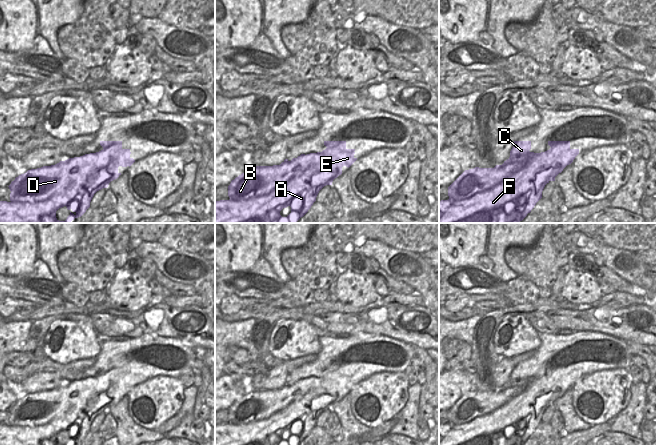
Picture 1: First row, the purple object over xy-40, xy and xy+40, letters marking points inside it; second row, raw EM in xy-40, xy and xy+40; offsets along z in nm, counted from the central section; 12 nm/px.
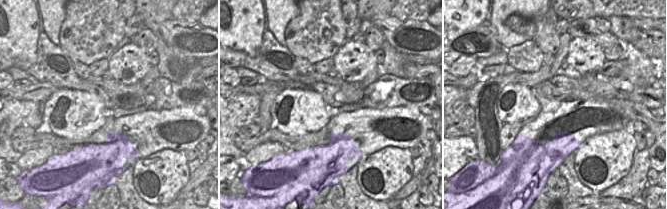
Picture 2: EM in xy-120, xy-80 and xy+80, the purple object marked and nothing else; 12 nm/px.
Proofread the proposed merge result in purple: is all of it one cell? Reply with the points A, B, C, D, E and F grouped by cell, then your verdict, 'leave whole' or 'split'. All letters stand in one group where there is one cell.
groups A C F / B D E; split

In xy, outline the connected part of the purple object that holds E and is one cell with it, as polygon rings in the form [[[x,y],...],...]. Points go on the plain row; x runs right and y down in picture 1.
[[[324,365],[324,369],[327,372],[322,376],[307,378],[296,385],[273,390],[255,390],[242,397],[228,410],[230,424],[245,425],[266,420],[295,402],[294,393],[324,392],[332,398],[330,401],[322,401],[321,405],[333,404],[342,398],[343,390],[349,392],[357,384],[354,381],[355,373],[347,373],[346,365]]]

